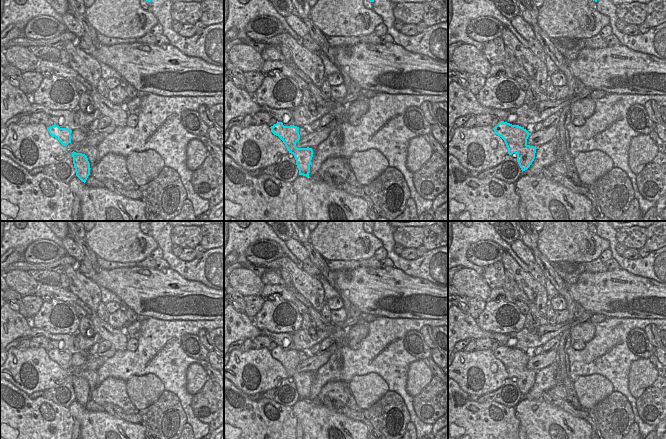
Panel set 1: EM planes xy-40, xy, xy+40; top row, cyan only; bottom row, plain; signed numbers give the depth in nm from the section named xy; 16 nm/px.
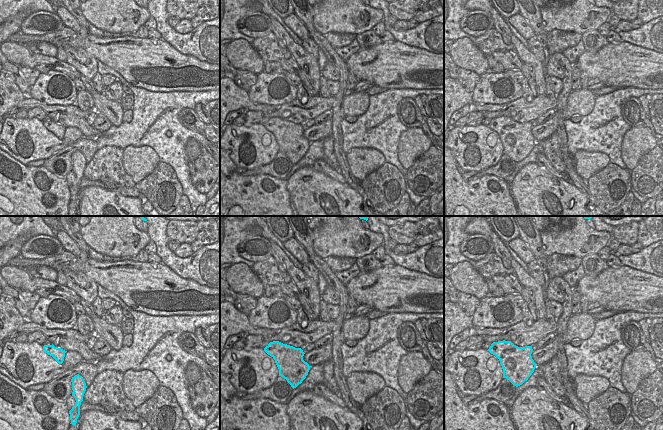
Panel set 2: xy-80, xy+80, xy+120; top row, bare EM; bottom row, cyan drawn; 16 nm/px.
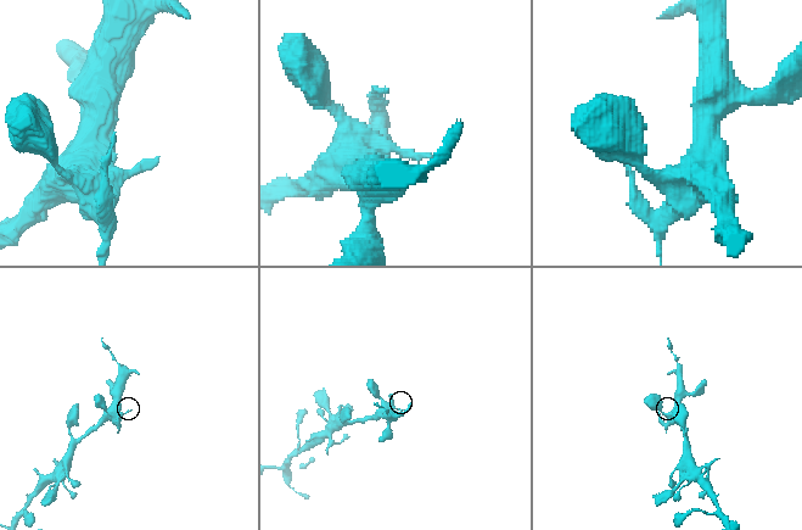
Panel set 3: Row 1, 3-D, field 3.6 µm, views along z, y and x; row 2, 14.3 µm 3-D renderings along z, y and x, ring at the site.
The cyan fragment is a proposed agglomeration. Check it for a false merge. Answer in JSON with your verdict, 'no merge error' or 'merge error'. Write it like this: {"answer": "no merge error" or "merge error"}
{"answer": "merge error"}

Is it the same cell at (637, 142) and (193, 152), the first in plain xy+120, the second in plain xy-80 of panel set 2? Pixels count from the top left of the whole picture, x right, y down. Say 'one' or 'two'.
one

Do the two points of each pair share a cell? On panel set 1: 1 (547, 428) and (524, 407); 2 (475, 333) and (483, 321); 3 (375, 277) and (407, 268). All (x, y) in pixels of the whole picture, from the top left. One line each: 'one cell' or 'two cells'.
1: one cell
2: two cells
3: two cells

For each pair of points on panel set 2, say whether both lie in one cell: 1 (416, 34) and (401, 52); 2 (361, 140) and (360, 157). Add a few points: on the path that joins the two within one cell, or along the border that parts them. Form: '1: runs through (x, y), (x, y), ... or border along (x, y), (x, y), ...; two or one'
1: border along (396, 40), (424, 48), (430, 52); two
2: border along (346, 153), (352, 148), (375, 148), (383, 156); two

